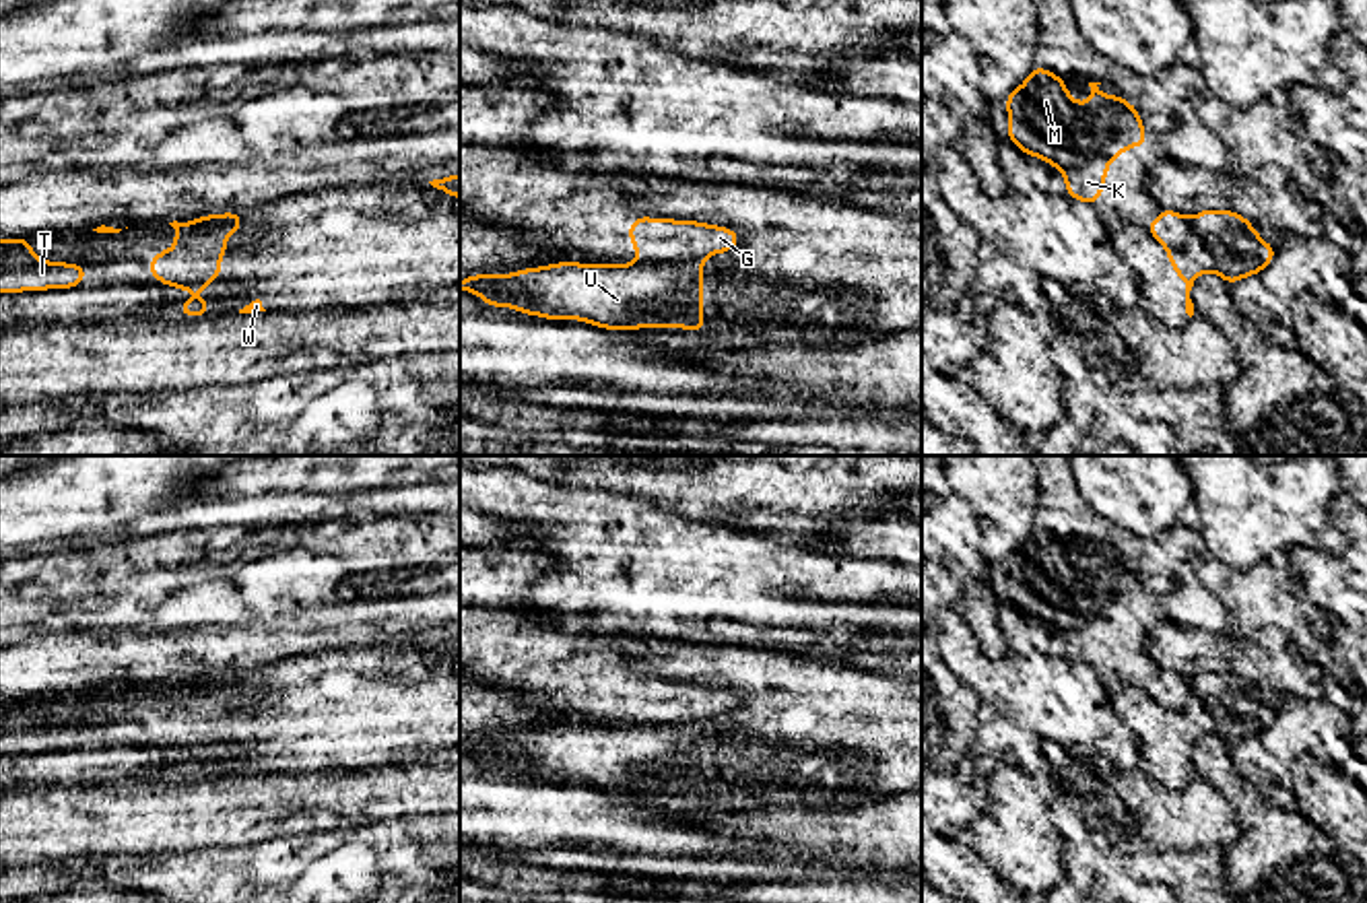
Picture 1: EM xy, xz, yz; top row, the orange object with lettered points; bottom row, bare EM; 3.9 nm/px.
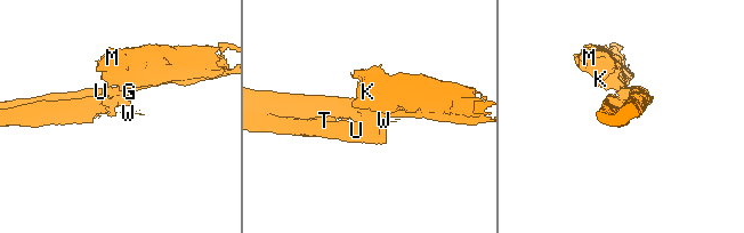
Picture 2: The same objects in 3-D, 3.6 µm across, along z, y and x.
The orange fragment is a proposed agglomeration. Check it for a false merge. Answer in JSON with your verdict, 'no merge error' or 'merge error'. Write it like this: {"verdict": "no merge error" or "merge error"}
{"verdict": "merge error"}

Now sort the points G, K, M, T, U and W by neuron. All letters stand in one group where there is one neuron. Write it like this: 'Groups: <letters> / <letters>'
Groups: G K M / T U W

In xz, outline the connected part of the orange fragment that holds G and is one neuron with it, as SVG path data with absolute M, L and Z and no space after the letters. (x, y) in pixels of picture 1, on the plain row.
M641 676L623 695L633 701L639 726L707 720L730 713L740 703L734 691L695 682L652 682L647 676Z

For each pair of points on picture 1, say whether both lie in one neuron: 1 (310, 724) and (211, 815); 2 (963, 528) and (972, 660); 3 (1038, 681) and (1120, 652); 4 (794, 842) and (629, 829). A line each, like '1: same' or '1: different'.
1: different
2: different
3: different
4: different

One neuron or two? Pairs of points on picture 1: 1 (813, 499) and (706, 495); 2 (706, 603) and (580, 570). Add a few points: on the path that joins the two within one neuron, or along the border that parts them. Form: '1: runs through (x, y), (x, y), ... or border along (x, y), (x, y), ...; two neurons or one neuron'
1: runs through (786, 493), (732, 493); one neuron
2: runs through (675, 584), (629, 584), (611, 570); one neuron

